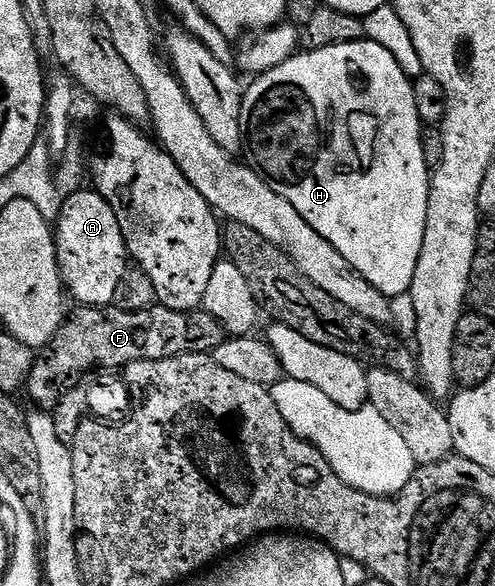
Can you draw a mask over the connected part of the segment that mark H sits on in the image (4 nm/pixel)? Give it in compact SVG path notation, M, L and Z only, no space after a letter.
M367 38L356 39L352 43L331 44L327 48L317 50L306 50L304 53L298 53L291 56L283 65L275 69L265 71L256 76L253 83L244 88L243 91L243 109L241 110L241 124L243 125L244 146L249 147L251 166L258 175L275 189L279 197L291 201L295 209L299 212L299 217L319 233L339 253L343 253L347 265L355 269L379 293L394 297L409 294L411 285L415 281L415 265L419 265L419 253L423 249L423 233L427 229L427 205L429 204L429 181L431 178L431 168L424 161L424 145L422 143L423 124L419 117L419 109L415 109L415 93L413 92L413 80L399 69L399 61L383 49L383 45L375 45L375 41Z

